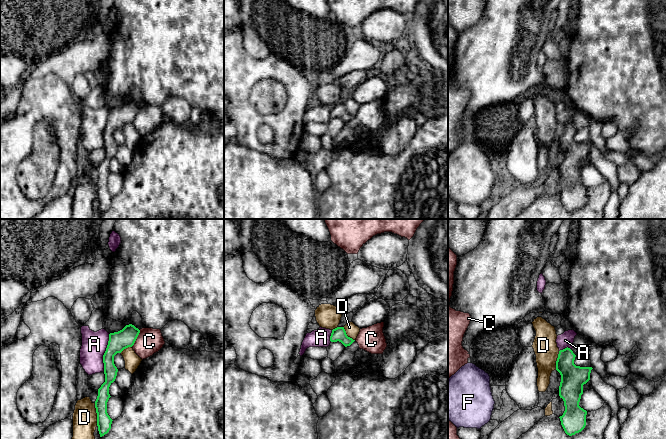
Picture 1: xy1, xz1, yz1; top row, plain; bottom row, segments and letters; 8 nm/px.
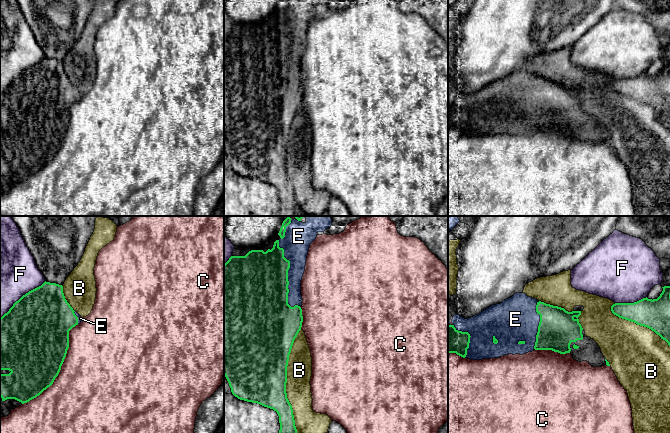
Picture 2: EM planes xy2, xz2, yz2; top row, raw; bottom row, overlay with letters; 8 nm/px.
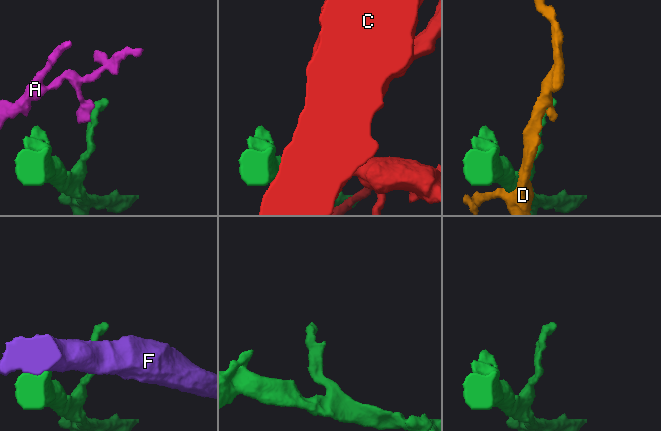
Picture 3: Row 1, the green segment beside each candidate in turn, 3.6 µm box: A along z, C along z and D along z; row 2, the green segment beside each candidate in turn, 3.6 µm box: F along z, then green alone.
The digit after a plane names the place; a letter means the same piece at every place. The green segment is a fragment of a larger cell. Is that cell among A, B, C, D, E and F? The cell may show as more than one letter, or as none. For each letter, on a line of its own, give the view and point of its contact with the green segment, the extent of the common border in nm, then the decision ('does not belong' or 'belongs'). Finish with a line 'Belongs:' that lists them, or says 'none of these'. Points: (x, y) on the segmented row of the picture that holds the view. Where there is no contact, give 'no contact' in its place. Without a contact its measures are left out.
A: meets green in xy1 at (104, 353); contact 300 nm long; does not belong
B: meets green in xz2 at (286, 381); contact 850 nm long; does not belong
C: meets green in xy2 at (60, 368); contact 800 nm long; does not belong
D: meets green in xy1 at (97, 414); contact 190 nm long; does not belong
E: meets green in xz2 at (287, 277); contact 550 nm long; belongs
F: meets green in xy2 at (23, 295); contact 480 nm long; does not belong
Belongs: E

